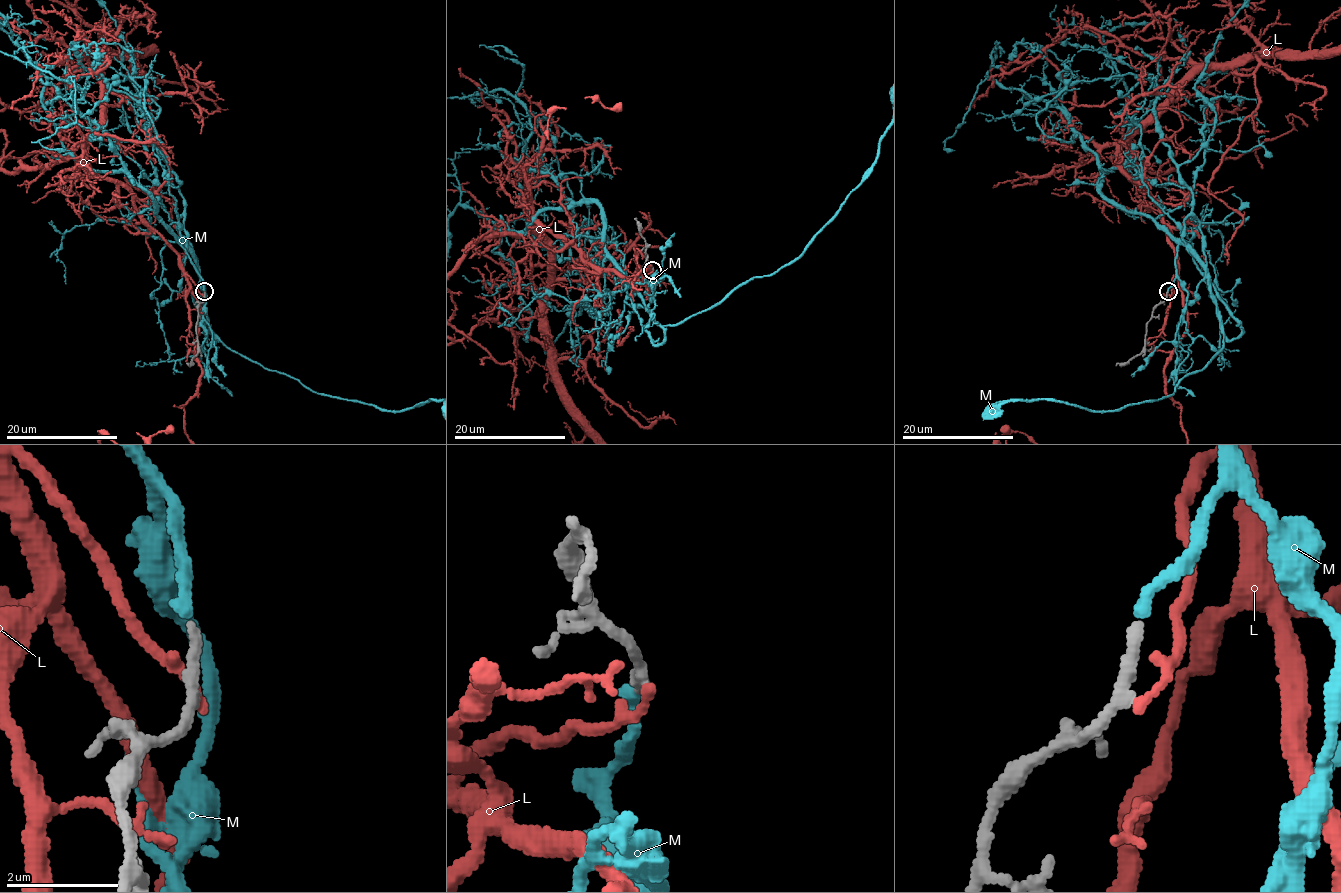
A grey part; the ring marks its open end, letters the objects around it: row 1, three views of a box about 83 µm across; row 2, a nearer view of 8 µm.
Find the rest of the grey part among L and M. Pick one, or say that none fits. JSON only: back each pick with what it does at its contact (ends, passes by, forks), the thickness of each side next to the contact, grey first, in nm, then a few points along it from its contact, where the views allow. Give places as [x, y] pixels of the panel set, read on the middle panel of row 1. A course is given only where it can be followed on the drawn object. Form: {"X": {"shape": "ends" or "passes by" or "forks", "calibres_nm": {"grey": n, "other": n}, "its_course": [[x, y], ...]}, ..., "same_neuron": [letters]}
{"M": {"shape": "ends", "calibres_nm": {"grey": 180, "other": 240}}, "same_neuron": ["M"]}

